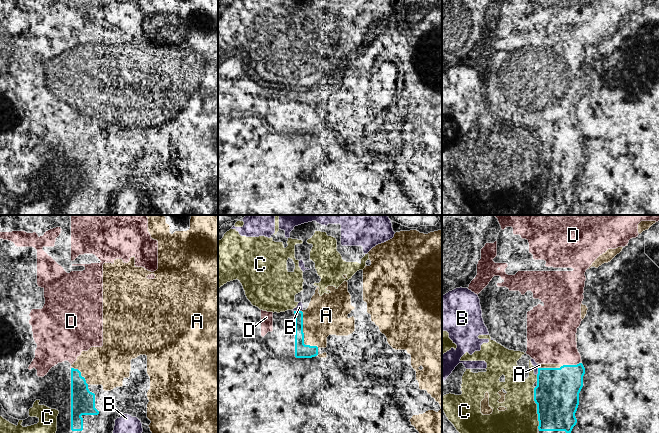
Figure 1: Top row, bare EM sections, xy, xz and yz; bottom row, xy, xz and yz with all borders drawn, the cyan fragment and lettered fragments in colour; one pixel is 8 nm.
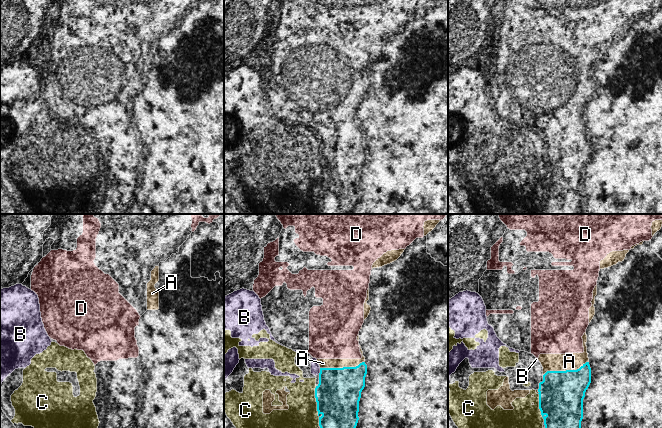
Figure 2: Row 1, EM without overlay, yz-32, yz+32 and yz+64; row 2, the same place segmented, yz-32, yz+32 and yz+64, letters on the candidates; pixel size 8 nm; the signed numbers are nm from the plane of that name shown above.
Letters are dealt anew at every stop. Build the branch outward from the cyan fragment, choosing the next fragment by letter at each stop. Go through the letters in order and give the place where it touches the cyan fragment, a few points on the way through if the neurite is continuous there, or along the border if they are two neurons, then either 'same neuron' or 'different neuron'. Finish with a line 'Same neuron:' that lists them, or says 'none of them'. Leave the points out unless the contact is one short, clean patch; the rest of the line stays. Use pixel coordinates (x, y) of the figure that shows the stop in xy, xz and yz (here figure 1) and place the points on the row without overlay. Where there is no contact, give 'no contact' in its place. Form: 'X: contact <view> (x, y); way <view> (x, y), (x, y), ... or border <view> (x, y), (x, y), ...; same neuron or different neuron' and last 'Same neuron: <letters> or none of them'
A: contact xz (303, 110); same neuron
B: contact yz (538, 147); different neuron
C: contact yz (537, 184); different neuron
D: contact yz (571, 141); different neuron
Same neuron: A

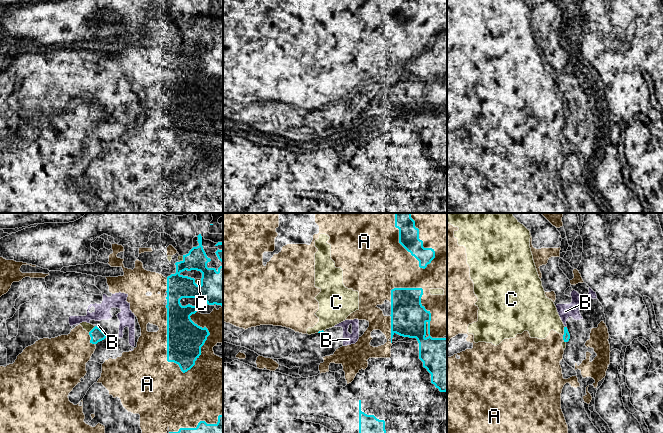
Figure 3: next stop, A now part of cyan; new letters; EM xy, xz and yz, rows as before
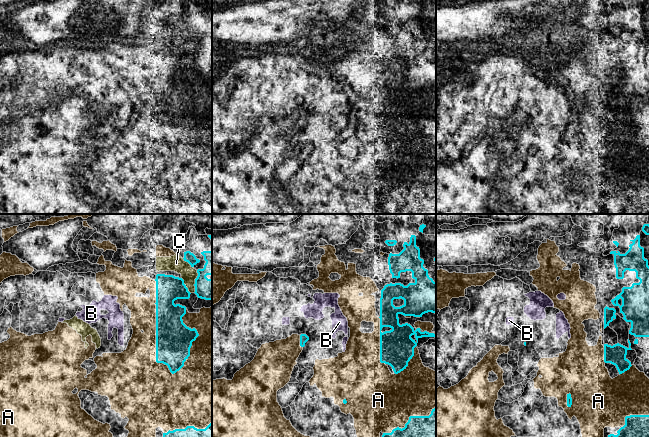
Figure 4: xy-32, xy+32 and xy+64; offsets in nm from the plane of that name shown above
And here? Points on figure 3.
A: contact xy (167, 118); same neuron
B: contact xy (96, 102); same neuron
C: contact yz (564, 107); different neuron
Same neuron: A, B

